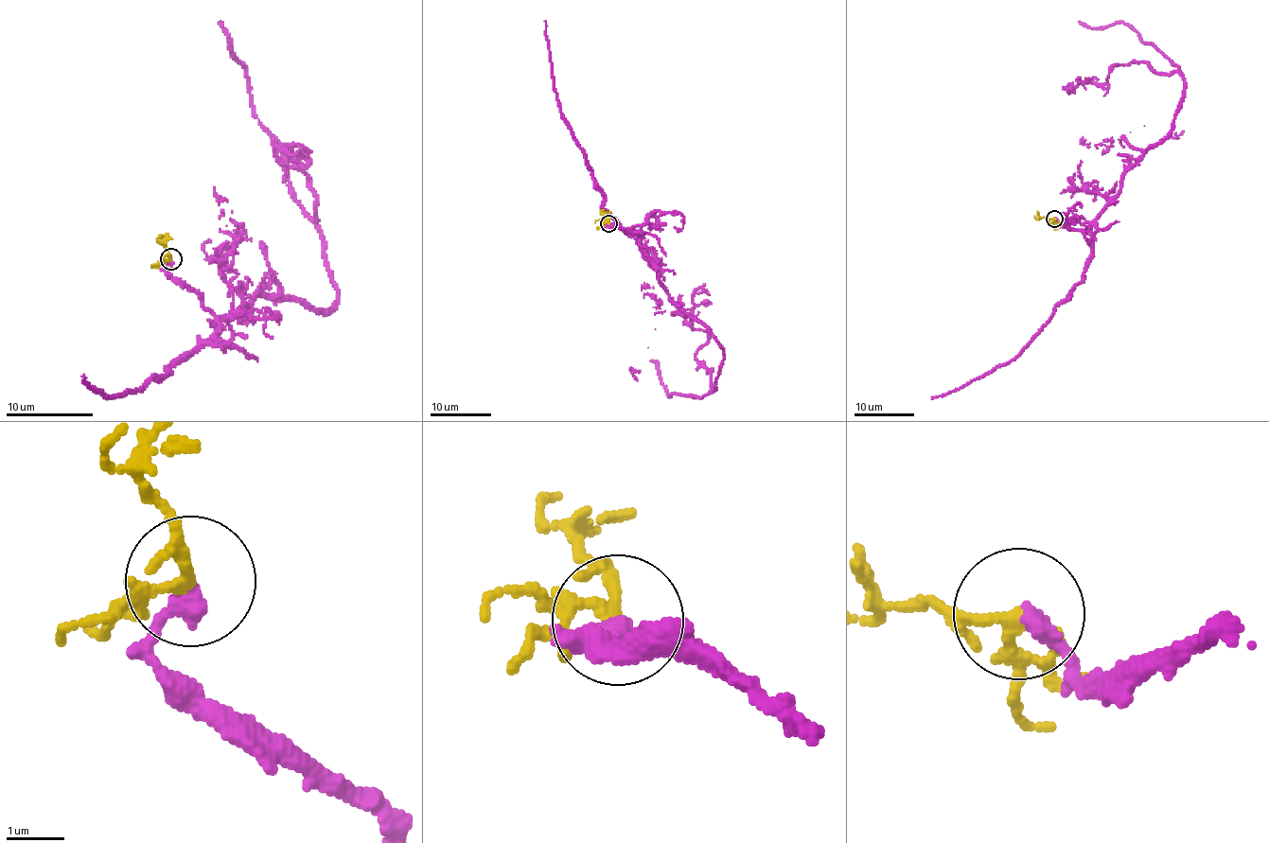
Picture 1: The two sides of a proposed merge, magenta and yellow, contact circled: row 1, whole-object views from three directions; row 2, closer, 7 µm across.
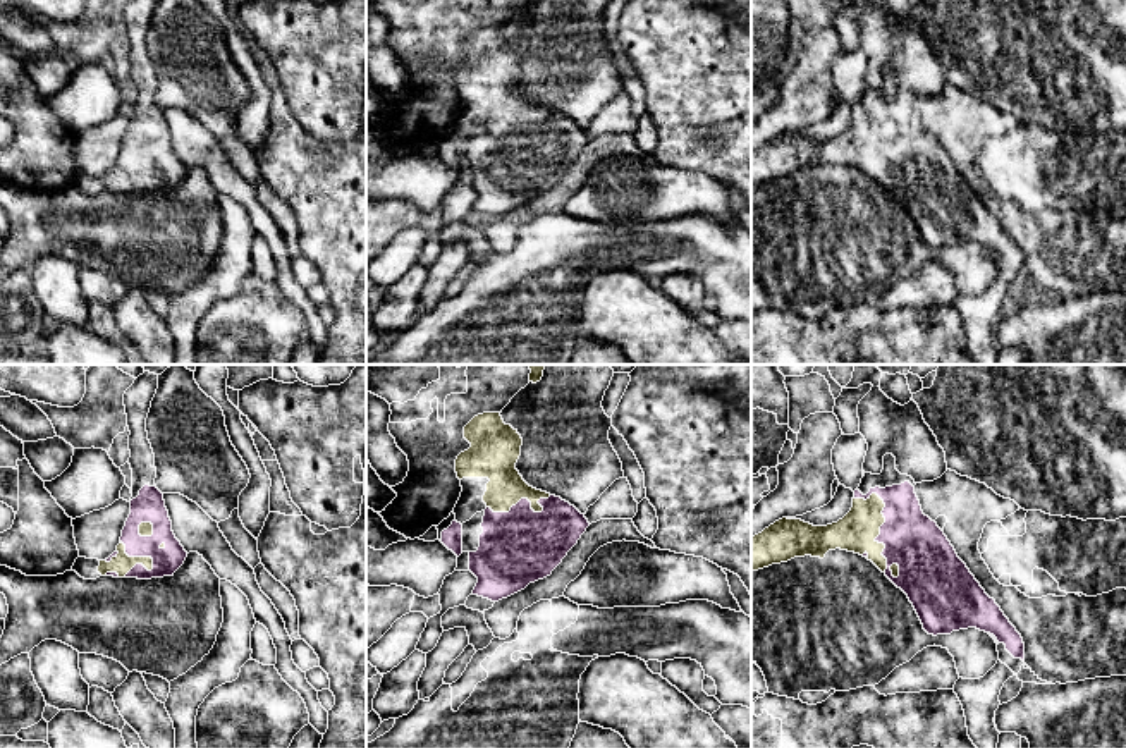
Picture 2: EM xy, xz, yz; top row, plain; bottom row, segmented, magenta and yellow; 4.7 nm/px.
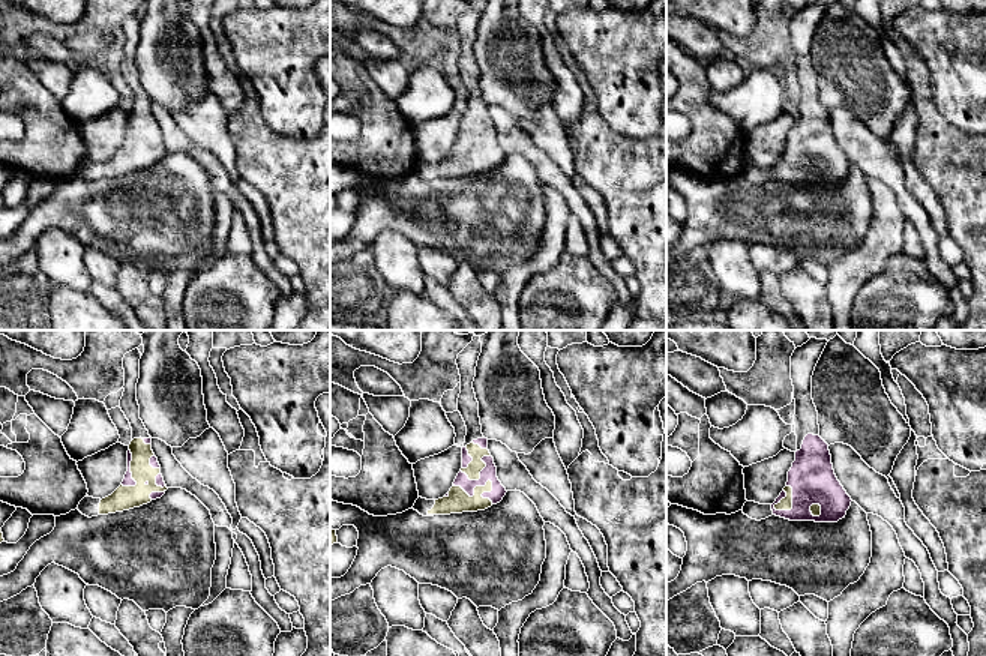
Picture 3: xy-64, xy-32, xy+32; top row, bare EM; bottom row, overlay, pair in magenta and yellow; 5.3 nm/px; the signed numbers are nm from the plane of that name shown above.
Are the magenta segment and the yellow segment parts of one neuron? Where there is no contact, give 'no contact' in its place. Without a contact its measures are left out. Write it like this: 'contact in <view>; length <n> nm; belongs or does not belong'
contact in yz; length 440 nm; belongs

